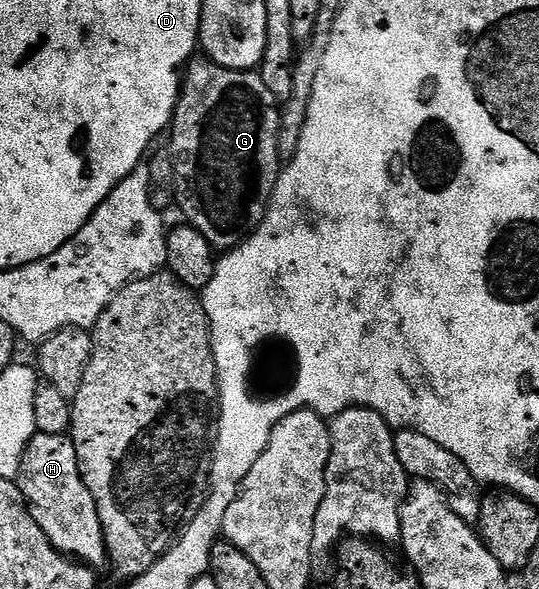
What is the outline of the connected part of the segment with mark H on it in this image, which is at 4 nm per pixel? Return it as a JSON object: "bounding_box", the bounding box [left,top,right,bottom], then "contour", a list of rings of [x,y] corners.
{"bounding_box":[17,432,108,570],"contour":[[[36,432],[29,446],[25,446],[17,483],[33,522],[41,526],[45,538],[49,538],[58,552],[95,570],[108,563],[101,518],[97,514],[93,494],[89,494],[89,486],[85,486],[81,478],[77,450],[70,435]]]}

